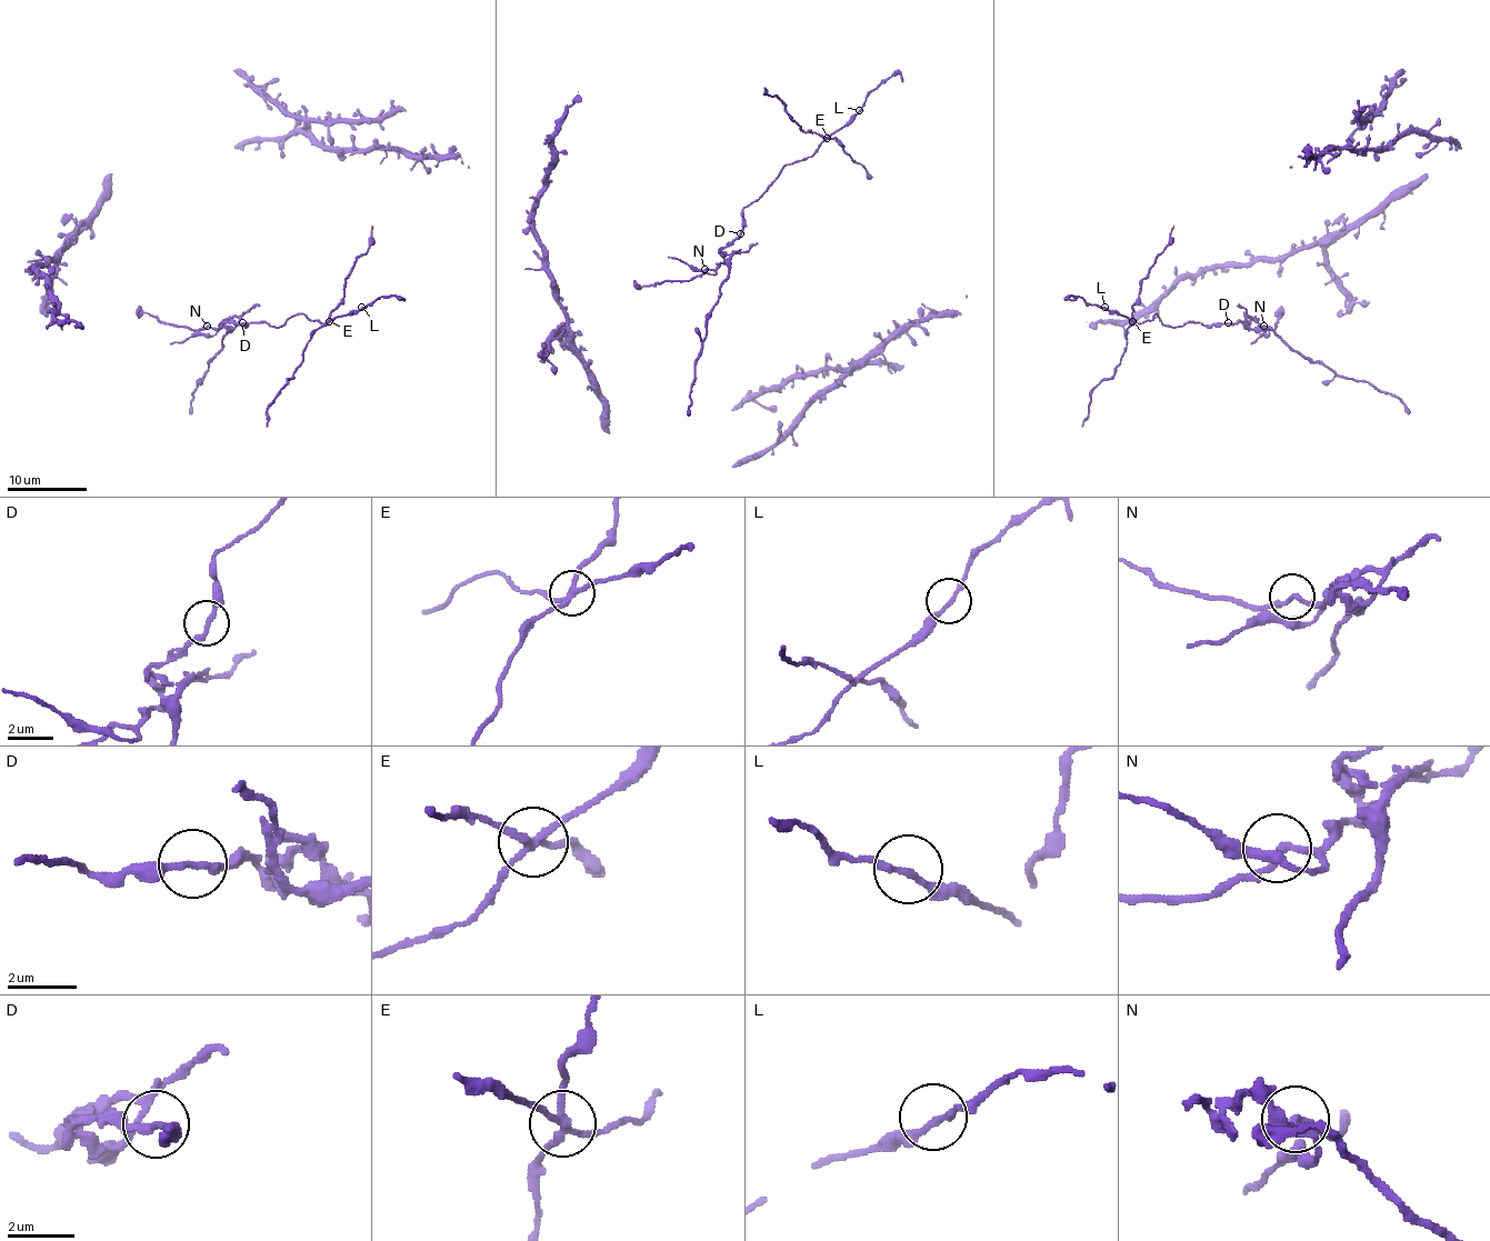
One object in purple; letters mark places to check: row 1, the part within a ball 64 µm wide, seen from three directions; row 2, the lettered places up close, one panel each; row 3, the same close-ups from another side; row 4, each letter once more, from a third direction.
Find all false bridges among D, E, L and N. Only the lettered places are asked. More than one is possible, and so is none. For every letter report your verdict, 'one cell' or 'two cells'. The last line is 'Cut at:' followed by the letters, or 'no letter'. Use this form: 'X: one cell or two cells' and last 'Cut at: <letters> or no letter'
D: one cell
E: two cells
L: one cell
N: two cells
Cut at: E, N

